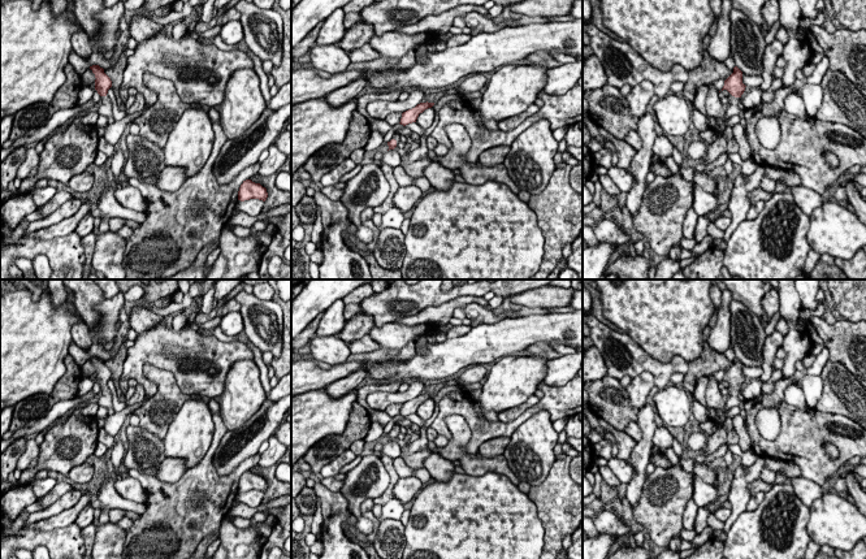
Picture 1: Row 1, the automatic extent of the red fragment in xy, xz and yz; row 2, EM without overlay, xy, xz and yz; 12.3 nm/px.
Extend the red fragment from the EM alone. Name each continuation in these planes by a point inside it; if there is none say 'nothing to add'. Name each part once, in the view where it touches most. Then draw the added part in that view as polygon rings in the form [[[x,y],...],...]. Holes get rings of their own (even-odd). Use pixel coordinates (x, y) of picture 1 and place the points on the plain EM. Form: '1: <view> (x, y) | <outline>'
1: yz (732, 398) | [[[731,385],[728,386],[728,395],[726,400],[726,407],[723,410],[715,410],[716,416],[715,416],[715,424],[718,429],[723,428],[723,424],[726,421],[726,413],[732,408],[739,406],[740,410],[744,410],[745,400],[739,399],[739,389],[732,387]]]

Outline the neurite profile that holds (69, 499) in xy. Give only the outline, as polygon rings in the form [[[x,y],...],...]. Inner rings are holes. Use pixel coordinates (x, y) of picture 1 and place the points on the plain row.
[[[77,489],[68,491],[60,499],[57,499],[55,503],[52,503],[49,507],[47,507],[42,511],[36,511],[36,512],[30,514],[26,517],[25,524],[26,523],[34,524],[39,520],[48,519],[51,516],[55,516],[55,515],[75,506],[79,502],[82,494],[83,493]]]

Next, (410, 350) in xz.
[[[411,341],[397,355],[389,359],[389,361],[403,361],[411,359],[416,354],[416,342]]]

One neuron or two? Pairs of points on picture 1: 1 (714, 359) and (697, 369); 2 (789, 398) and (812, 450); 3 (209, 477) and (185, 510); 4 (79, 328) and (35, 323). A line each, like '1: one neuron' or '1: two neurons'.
1: one neuron
2: two neurons
3: one neuron
4: two neurons

